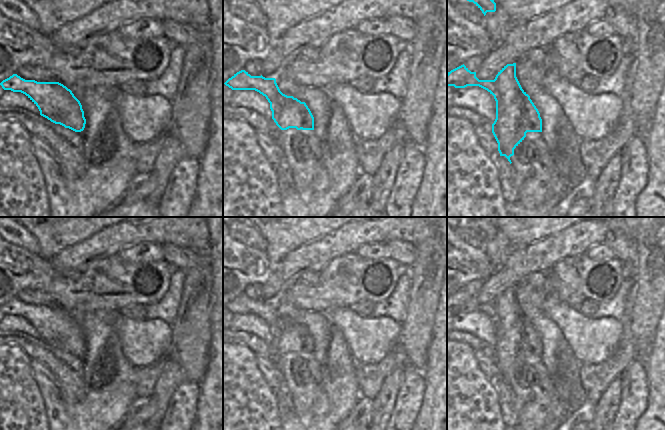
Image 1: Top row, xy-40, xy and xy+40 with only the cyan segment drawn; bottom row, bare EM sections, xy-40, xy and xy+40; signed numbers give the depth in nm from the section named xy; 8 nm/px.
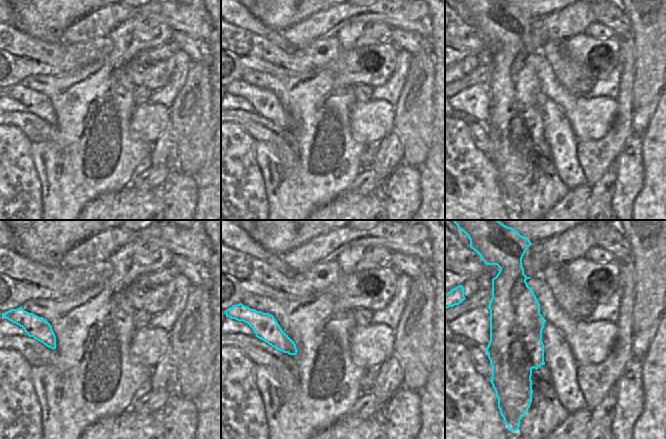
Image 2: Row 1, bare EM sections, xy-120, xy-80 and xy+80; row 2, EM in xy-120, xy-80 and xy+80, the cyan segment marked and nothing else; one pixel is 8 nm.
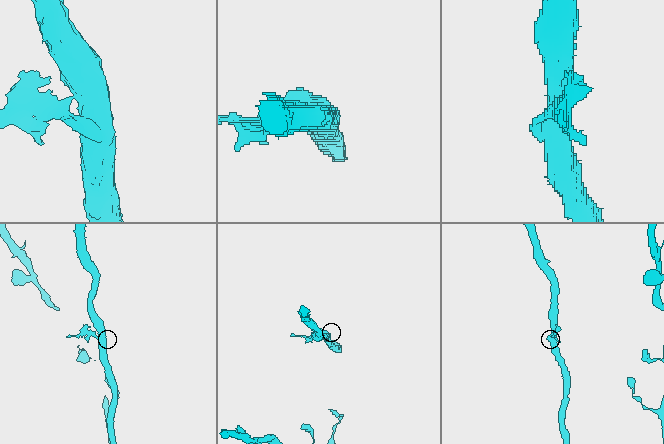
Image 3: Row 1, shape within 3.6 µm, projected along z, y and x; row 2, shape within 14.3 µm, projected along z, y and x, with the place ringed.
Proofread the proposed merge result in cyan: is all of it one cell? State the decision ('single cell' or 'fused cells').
fused cells

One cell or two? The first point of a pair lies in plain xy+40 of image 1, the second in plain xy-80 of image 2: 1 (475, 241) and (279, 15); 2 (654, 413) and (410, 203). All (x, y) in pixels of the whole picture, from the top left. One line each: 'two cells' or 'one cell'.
1: two cells
2: two cells

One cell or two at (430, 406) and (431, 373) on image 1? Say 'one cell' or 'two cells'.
one cell

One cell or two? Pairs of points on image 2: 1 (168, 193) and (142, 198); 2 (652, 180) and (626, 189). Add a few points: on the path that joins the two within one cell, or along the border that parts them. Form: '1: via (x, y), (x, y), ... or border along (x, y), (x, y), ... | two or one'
1: border along (157, 191), (162, 209) | two
2: border along (642, 160), (643, 187), (634, 200), (634, 205) | two

